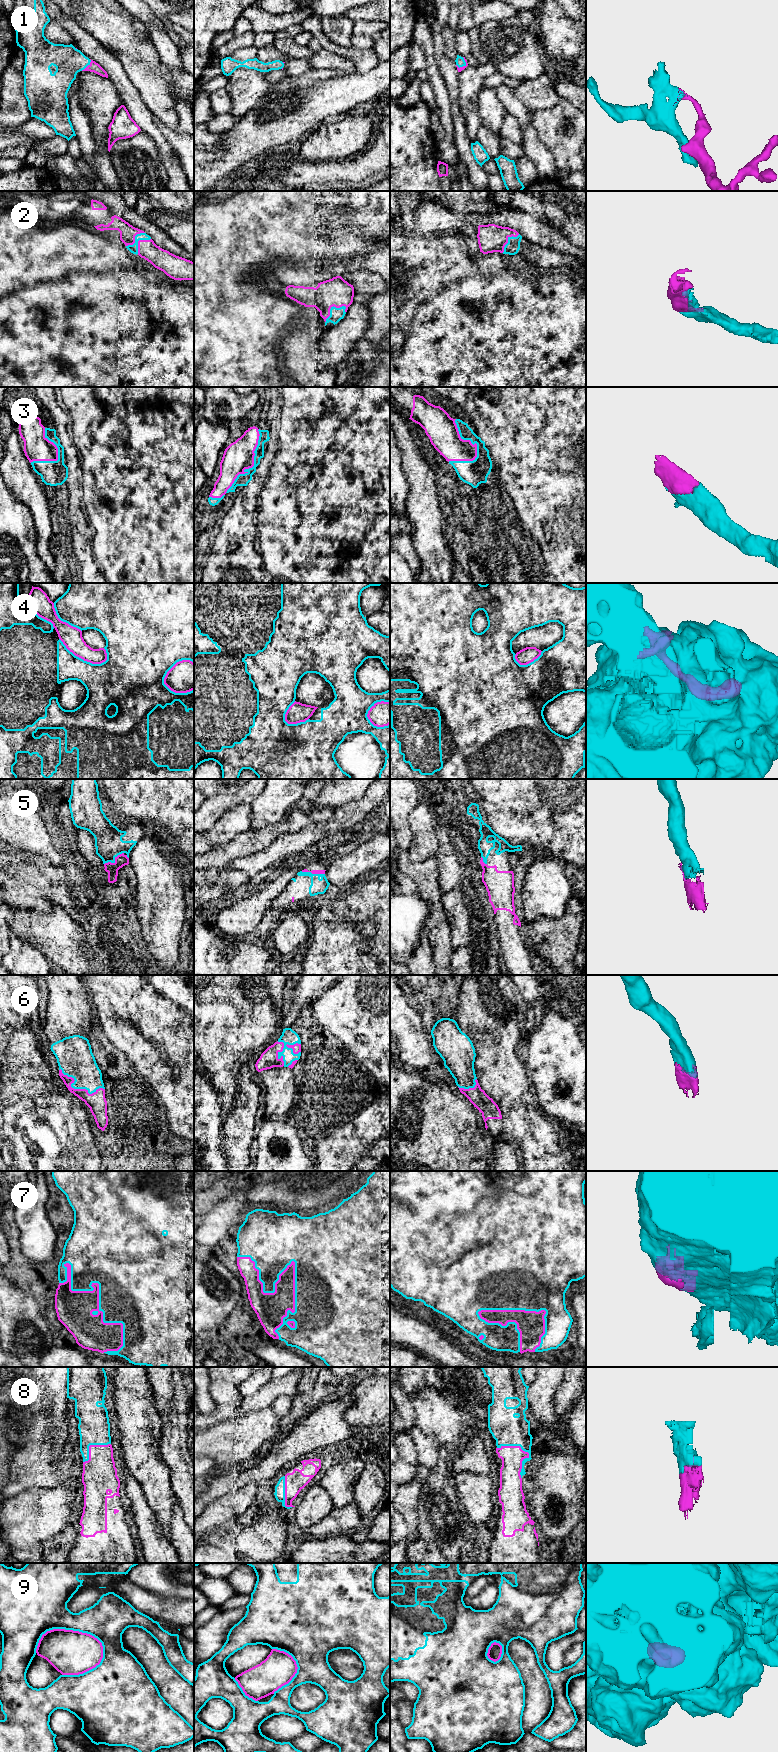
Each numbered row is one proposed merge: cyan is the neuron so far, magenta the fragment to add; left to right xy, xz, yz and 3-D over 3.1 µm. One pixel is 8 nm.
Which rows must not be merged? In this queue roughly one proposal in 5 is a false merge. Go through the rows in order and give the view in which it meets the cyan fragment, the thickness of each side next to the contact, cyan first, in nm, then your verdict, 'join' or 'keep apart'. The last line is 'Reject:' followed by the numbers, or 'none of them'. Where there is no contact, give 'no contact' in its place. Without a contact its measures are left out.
1: contact in xy; calibres 240 and 80 nm; join
2: contact in xz; calibres 110 and 240 nm; join
3: contact in xz; calibres 100 and 240 nm; join
4: contact in xy; calibres 500 and 260 nm; keep apart
5: contact in xy; calibres 220 and 100 nm; join
6: contact in xz; calibres 120 and 140 nm; join
7: contact in xy; calibres 500 and 300 nm; join
8: contact in yz; calibres 260 and 180 nm; join
9: contact in xy; calibres 400 and 360 nm; keep apart
Reject: 4, 9

